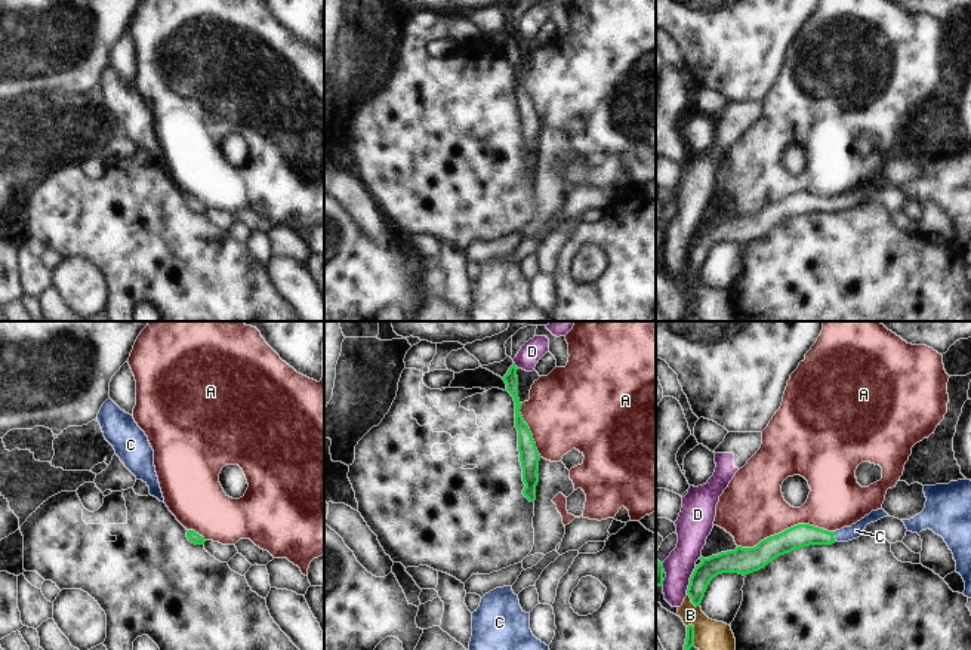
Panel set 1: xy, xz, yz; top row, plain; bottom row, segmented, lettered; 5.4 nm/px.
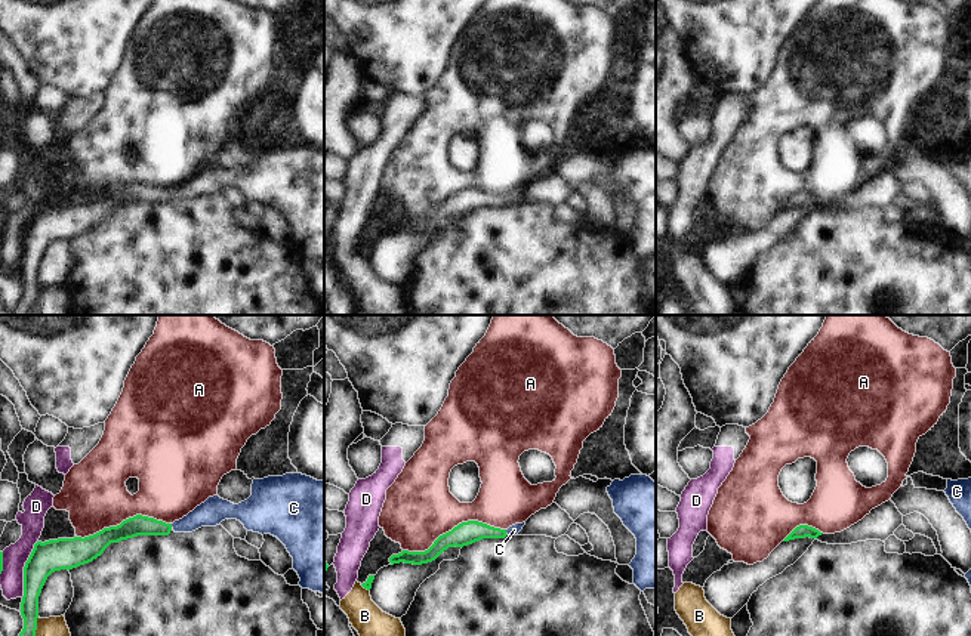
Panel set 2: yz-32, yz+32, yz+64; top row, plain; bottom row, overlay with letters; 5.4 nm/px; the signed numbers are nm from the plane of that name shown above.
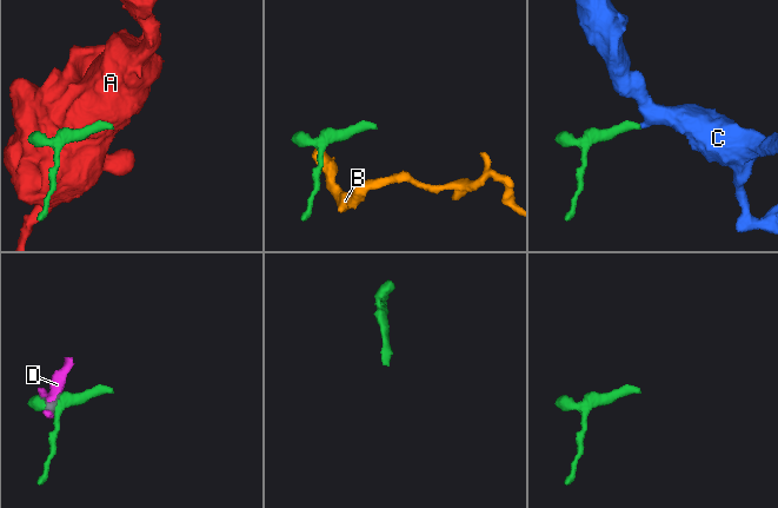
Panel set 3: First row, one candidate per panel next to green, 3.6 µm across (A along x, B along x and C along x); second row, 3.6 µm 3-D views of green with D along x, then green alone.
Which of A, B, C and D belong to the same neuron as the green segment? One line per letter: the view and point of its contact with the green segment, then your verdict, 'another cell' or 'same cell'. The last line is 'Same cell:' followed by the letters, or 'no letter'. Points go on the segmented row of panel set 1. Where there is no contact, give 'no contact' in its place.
A: yz (785, 530) | another cell
B: yz (691, 601) | another cell
C: yz (834, 535) | same cell
D: yz (690, 579) | another cell
Same cell: C

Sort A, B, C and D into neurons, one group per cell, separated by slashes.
A / B D / C

